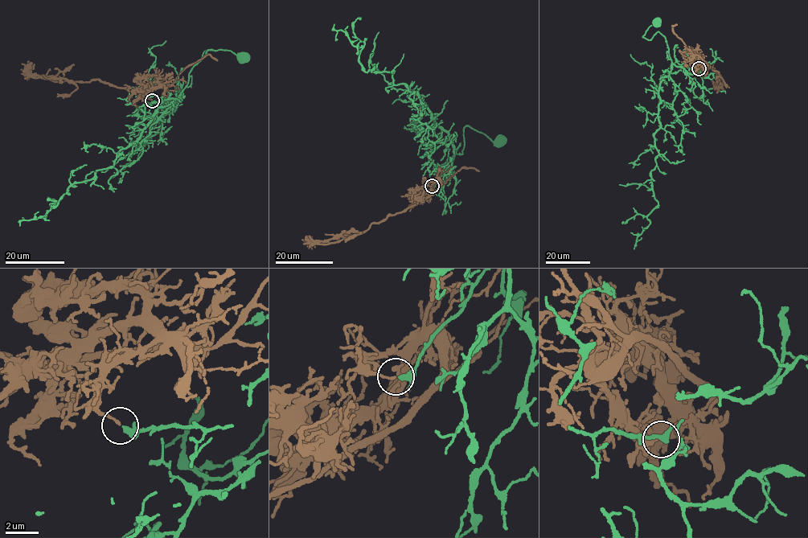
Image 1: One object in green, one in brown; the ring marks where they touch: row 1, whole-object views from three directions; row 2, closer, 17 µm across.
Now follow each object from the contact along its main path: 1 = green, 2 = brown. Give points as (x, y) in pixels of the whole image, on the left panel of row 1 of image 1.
1: (153, 100), (179, 98), (190, 70), (205, 51), (205, 55), (210, 50), (230, 50), (241, 57)
2: (152, 100), (144, 89), (152, 84), (140, 89), (35, 75), (75, 84), (70, 94), (57, 96)

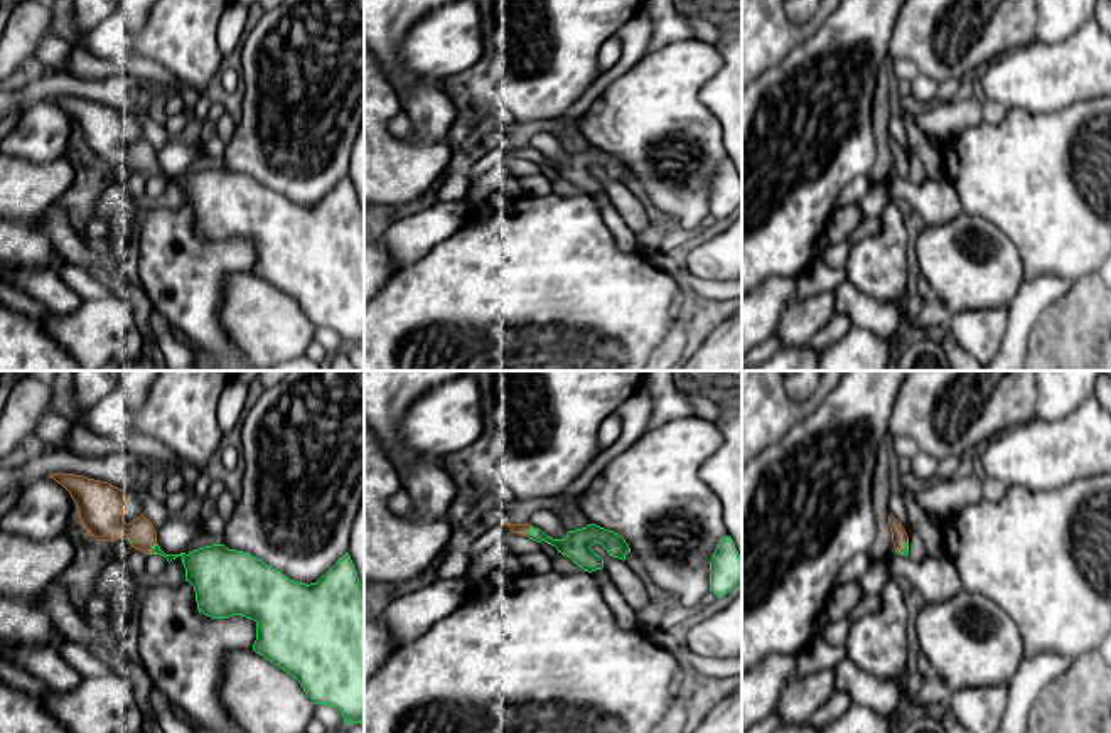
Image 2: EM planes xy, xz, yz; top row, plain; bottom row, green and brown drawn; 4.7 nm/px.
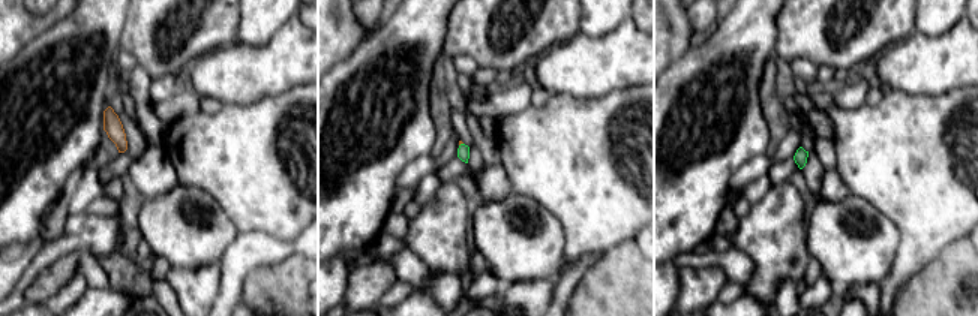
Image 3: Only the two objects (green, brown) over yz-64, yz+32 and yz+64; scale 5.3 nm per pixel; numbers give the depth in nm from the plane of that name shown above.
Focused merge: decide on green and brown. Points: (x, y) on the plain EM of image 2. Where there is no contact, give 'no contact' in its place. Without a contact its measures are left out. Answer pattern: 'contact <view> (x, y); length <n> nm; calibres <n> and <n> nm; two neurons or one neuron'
contact xy (152, 171); length 70 nm; calibres 160 and 170 nm; two neurons

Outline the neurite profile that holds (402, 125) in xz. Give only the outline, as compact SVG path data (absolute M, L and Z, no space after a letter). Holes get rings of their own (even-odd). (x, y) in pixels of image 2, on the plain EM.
M401 110L389 123L388 123L388 130L391 135L398 136L398 138L408 138L413 135L413 121L410 118L410 115Z

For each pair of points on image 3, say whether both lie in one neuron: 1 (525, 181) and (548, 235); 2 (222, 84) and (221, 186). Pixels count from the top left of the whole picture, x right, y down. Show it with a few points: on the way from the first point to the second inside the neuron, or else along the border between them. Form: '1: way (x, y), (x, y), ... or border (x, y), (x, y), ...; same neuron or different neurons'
1: border (513, 190), (530, 195), (560, 220); different neurons
2: border (257, 101), (221, 105); different neurons

